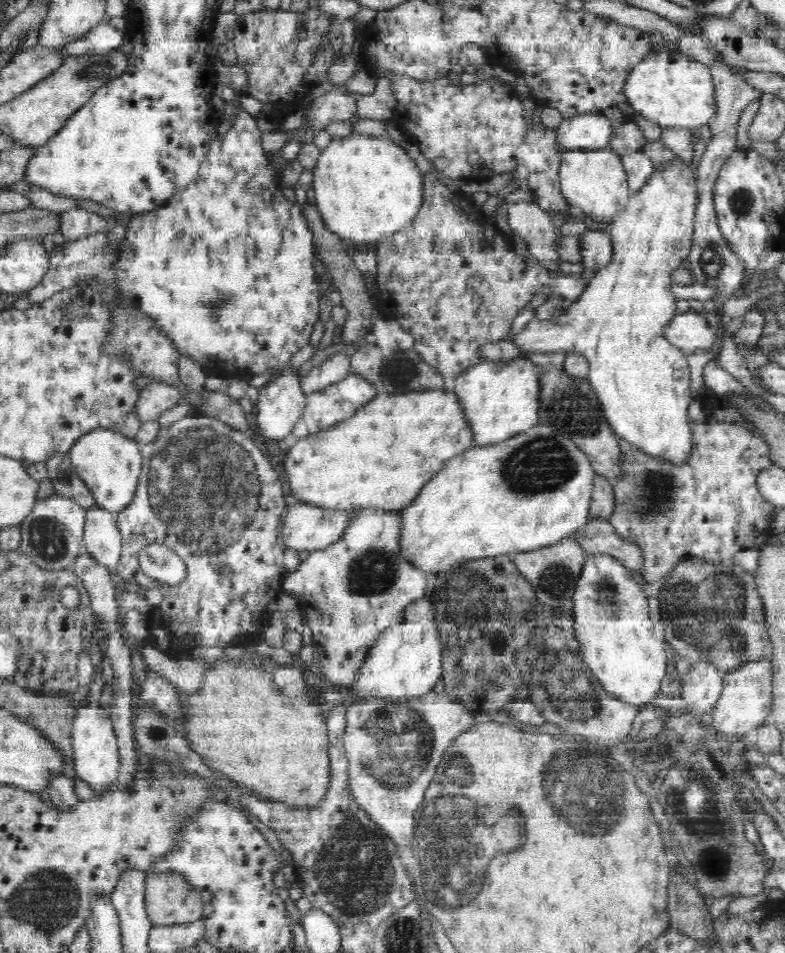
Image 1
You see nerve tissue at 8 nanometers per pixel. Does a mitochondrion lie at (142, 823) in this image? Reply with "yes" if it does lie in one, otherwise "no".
no

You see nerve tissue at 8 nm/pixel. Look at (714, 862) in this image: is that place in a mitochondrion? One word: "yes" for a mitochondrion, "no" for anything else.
yes

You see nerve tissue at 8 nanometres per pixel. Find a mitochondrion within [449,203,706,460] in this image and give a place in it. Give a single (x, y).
(570, 405)

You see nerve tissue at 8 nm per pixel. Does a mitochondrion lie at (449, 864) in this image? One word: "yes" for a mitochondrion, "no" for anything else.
yes

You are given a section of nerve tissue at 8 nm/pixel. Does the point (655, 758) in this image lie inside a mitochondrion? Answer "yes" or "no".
yes

